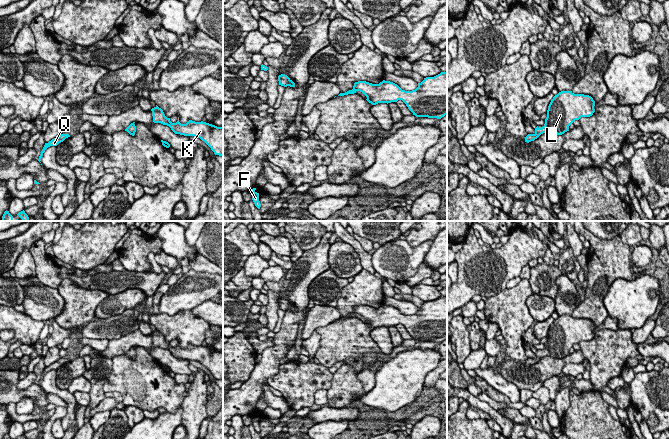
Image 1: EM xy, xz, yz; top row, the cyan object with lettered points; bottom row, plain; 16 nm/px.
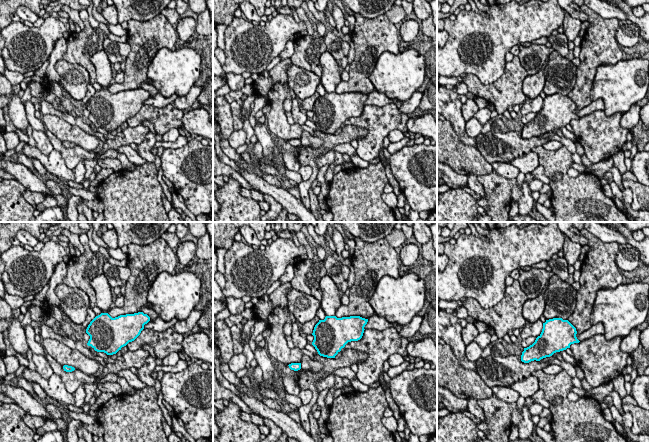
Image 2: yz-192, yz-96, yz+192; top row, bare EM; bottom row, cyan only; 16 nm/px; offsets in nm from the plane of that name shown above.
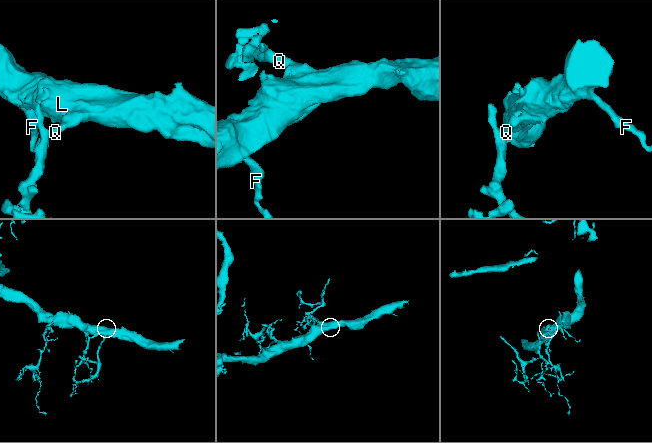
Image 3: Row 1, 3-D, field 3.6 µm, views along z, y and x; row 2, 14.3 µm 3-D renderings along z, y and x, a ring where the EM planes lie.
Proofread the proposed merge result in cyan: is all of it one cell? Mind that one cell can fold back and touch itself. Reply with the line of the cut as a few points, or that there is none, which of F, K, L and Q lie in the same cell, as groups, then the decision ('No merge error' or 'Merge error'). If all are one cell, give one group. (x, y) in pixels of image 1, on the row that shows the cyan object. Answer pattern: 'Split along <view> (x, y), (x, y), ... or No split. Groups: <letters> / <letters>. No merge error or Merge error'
No split. Groups: F K L Q. No merge error

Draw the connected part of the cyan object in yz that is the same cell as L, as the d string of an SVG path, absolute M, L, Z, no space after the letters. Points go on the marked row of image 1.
M572 91L559 92L548 106L544 126L537 126L534 134L525 137L525 142L534 141L545 132L564 134L575 120L592 116L595 112L594 106L595 101L589 95L574 94Z

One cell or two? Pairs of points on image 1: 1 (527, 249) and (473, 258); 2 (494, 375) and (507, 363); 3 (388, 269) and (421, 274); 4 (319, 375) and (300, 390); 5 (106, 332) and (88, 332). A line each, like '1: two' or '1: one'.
1: one
2: two
3: two
4: one
5: one

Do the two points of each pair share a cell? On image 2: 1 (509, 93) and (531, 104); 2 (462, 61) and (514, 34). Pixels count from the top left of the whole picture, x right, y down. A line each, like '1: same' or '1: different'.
1: different
2: same

